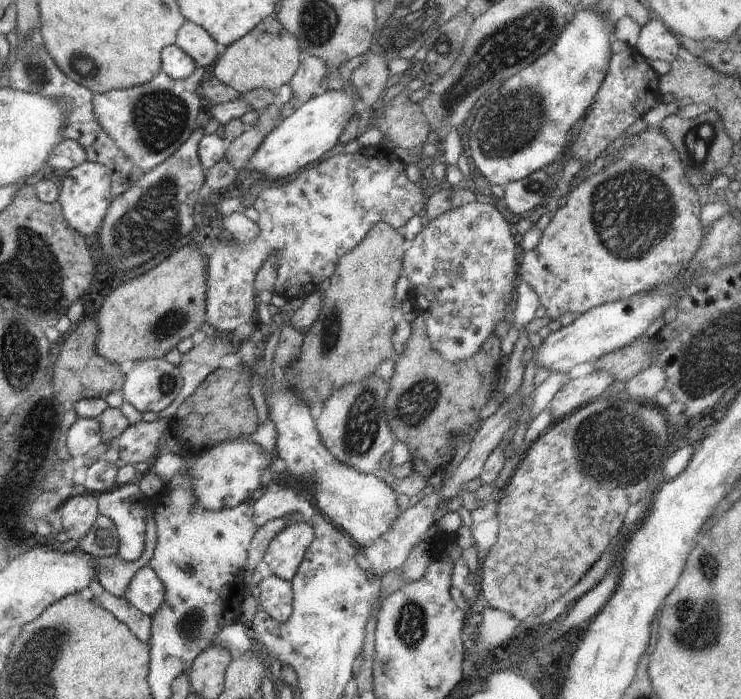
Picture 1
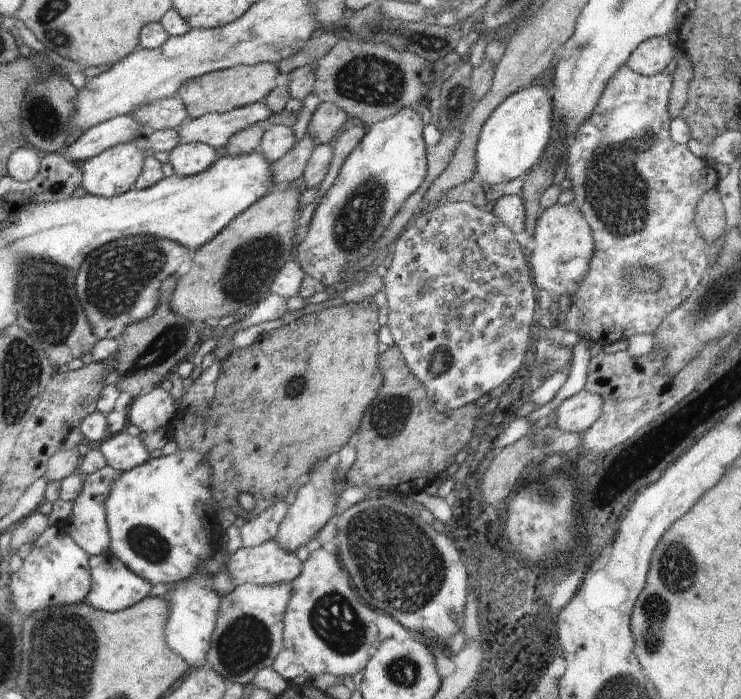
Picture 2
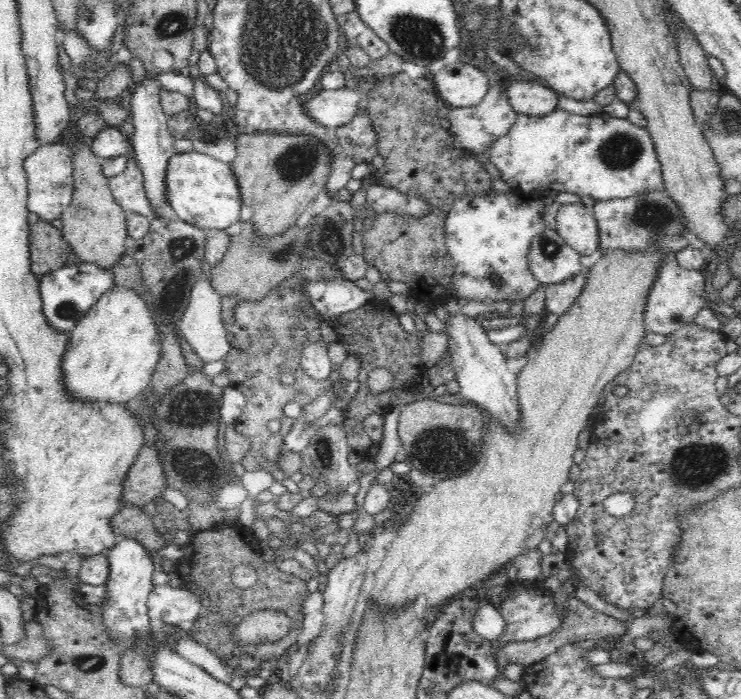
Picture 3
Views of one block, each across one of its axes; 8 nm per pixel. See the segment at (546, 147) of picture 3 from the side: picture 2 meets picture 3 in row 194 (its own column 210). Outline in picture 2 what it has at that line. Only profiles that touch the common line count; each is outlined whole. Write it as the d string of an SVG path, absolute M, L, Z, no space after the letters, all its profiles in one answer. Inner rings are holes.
M204 561L190 579L182 581L172 591L164 594L171 608L169 619L165 624L167 645L192 668L208 666L205 654L208 653L210 637L221 606L221 596L212 590L214 576L206 578L198 574L198 571L203 568L203 563Z

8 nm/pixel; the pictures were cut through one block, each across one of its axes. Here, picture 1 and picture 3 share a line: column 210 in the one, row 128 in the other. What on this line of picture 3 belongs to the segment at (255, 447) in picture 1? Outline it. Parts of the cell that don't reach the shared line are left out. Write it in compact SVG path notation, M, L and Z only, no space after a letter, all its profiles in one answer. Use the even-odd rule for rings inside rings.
M498 80L497 85L488 89L486 96L473 107L455 107L449 110L447 119L450 121L449 133L452 135L456 148L464 148L472 154L484 154L488 152L490 144L502 136L506 136L519 115L513 110L505 95L504 85Z

